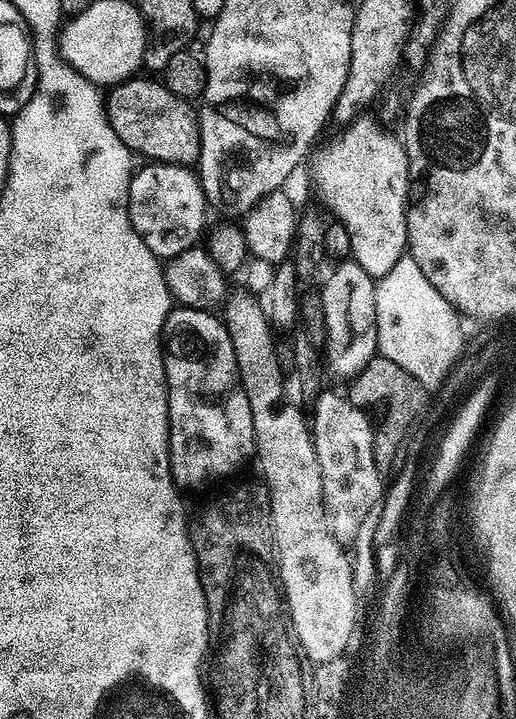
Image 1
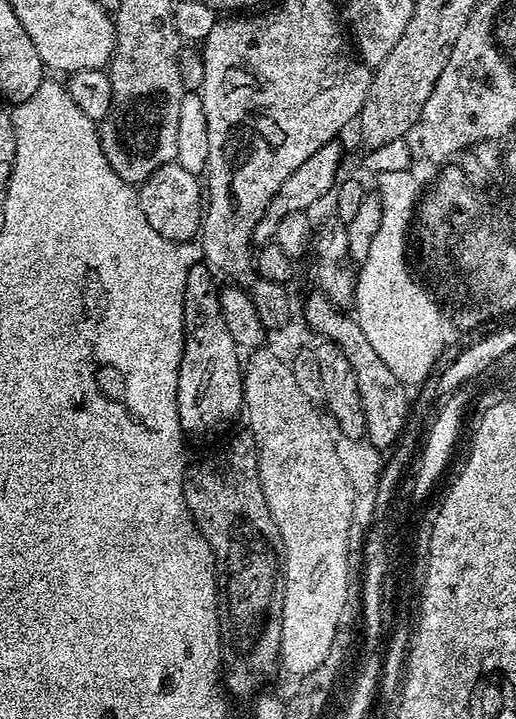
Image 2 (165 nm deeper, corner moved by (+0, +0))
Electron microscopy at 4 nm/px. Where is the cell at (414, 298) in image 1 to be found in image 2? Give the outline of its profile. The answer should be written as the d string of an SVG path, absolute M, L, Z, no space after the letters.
M407 170L391 171L375 177L378 199L382 206L382 226L378 226L378 234L374 234L374 242L370 242L370 250L366 258L359 265L356 277L356 299L354 301L354 315L360 321L362 330L366 333L366 339L370 346L394 370L397 377L406 380L419 380L428 371L430 358L428 354L428 336L432 336L432 326L436 324L432 318L434 307L429 304L420 288L417 288L419 279L408 269L408 227L413 227L414 217L417 215L417 200L415 193L415 181L408 175Z

